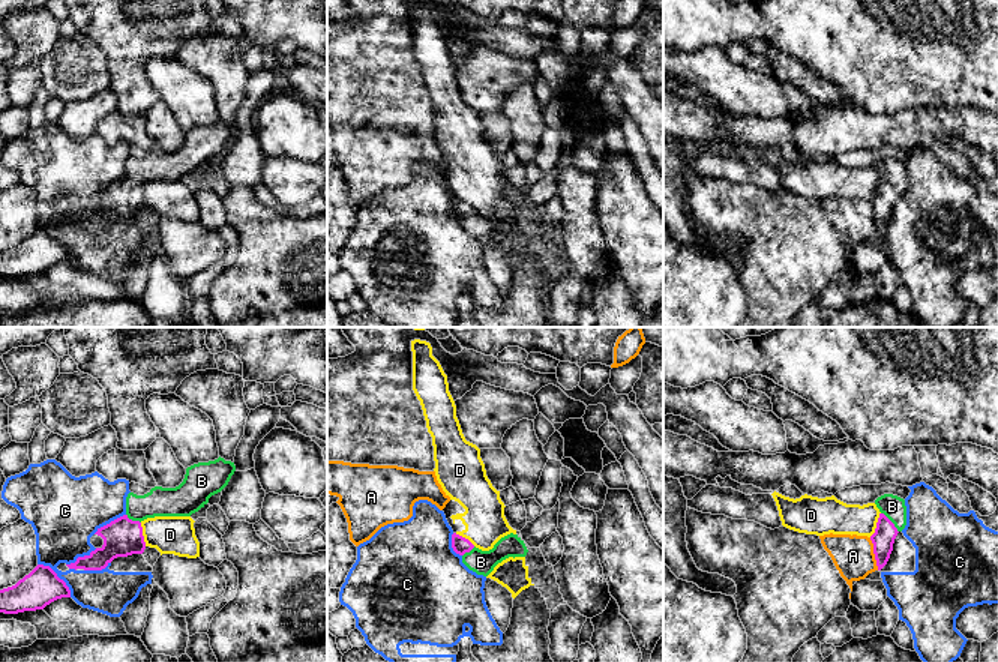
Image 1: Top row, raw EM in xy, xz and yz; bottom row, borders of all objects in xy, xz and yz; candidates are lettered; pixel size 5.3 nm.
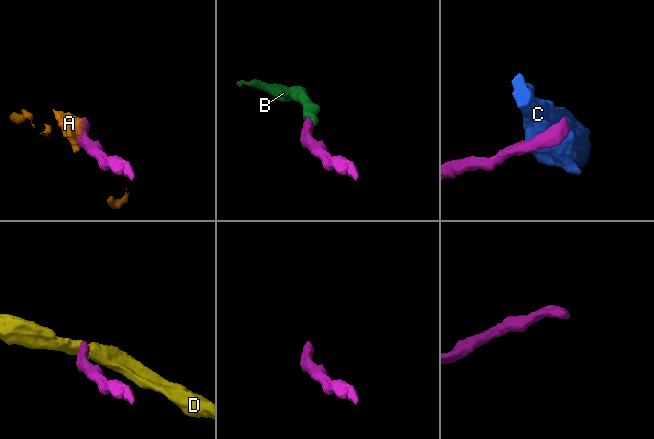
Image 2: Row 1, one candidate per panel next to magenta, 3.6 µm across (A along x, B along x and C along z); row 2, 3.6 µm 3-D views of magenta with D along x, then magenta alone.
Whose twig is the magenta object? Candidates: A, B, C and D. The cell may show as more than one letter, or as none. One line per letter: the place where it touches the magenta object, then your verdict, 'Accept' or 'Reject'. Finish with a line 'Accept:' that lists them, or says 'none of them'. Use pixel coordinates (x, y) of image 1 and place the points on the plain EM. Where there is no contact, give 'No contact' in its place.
A: Touches magenta at yz (874, 216). Reject
B: Touches magenta at yz (892, 186). Accept
C: Touches magenta at xy (57, 240). Reject
D: Touches magenta at yz (877, 188). Reject
Accept: B

